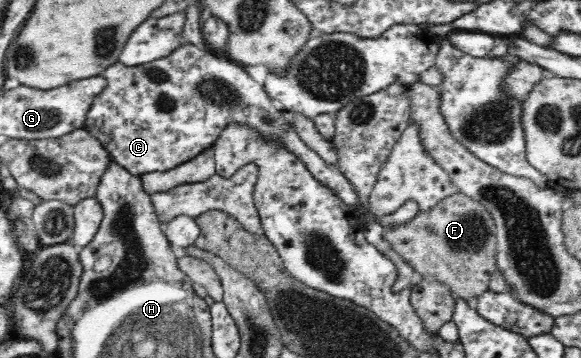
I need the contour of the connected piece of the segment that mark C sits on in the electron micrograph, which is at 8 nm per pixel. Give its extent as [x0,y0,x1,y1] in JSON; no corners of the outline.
[85,44,358,206]

